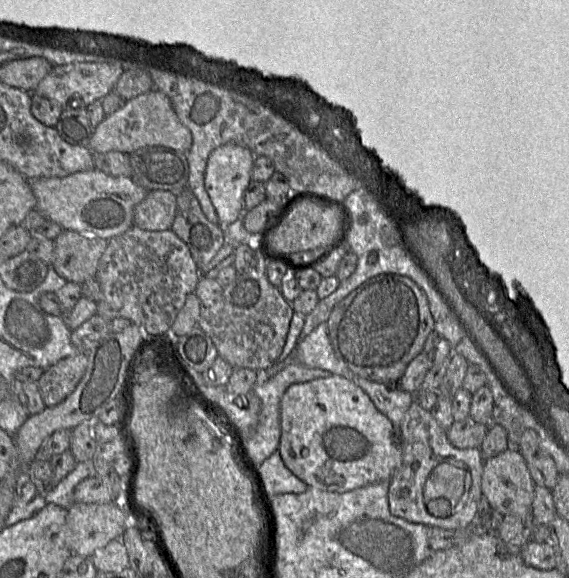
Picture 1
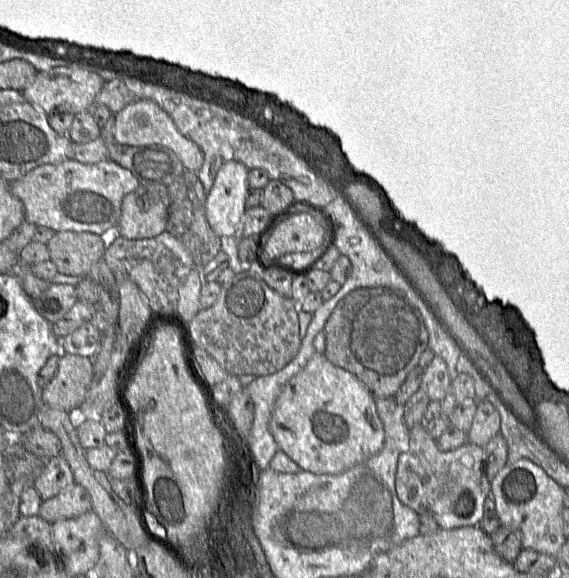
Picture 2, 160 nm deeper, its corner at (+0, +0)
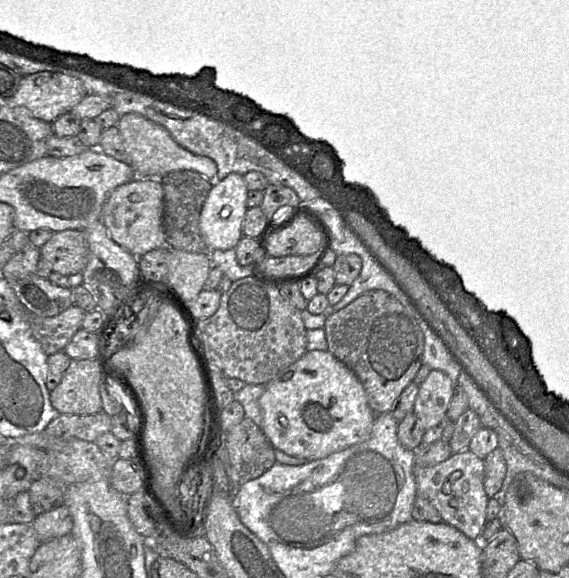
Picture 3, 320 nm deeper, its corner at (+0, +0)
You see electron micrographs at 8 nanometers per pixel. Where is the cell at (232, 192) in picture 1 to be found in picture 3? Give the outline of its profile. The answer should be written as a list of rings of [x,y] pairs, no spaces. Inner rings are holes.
[[[237,173],[227,175],[218,184],[213,185],[203,204],[199,229],[208,247],[208,251],[235,249],[243,236],[243,224],[246,215],[248,189],[244,177]]]

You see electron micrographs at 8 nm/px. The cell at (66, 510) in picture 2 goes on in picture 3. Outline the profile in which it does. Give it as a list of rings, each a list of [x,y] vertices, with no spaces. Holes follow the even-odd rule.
[[[60,504],[35,517],[32,526],[41,542],[71,534],[73,518],[69,508]]]

